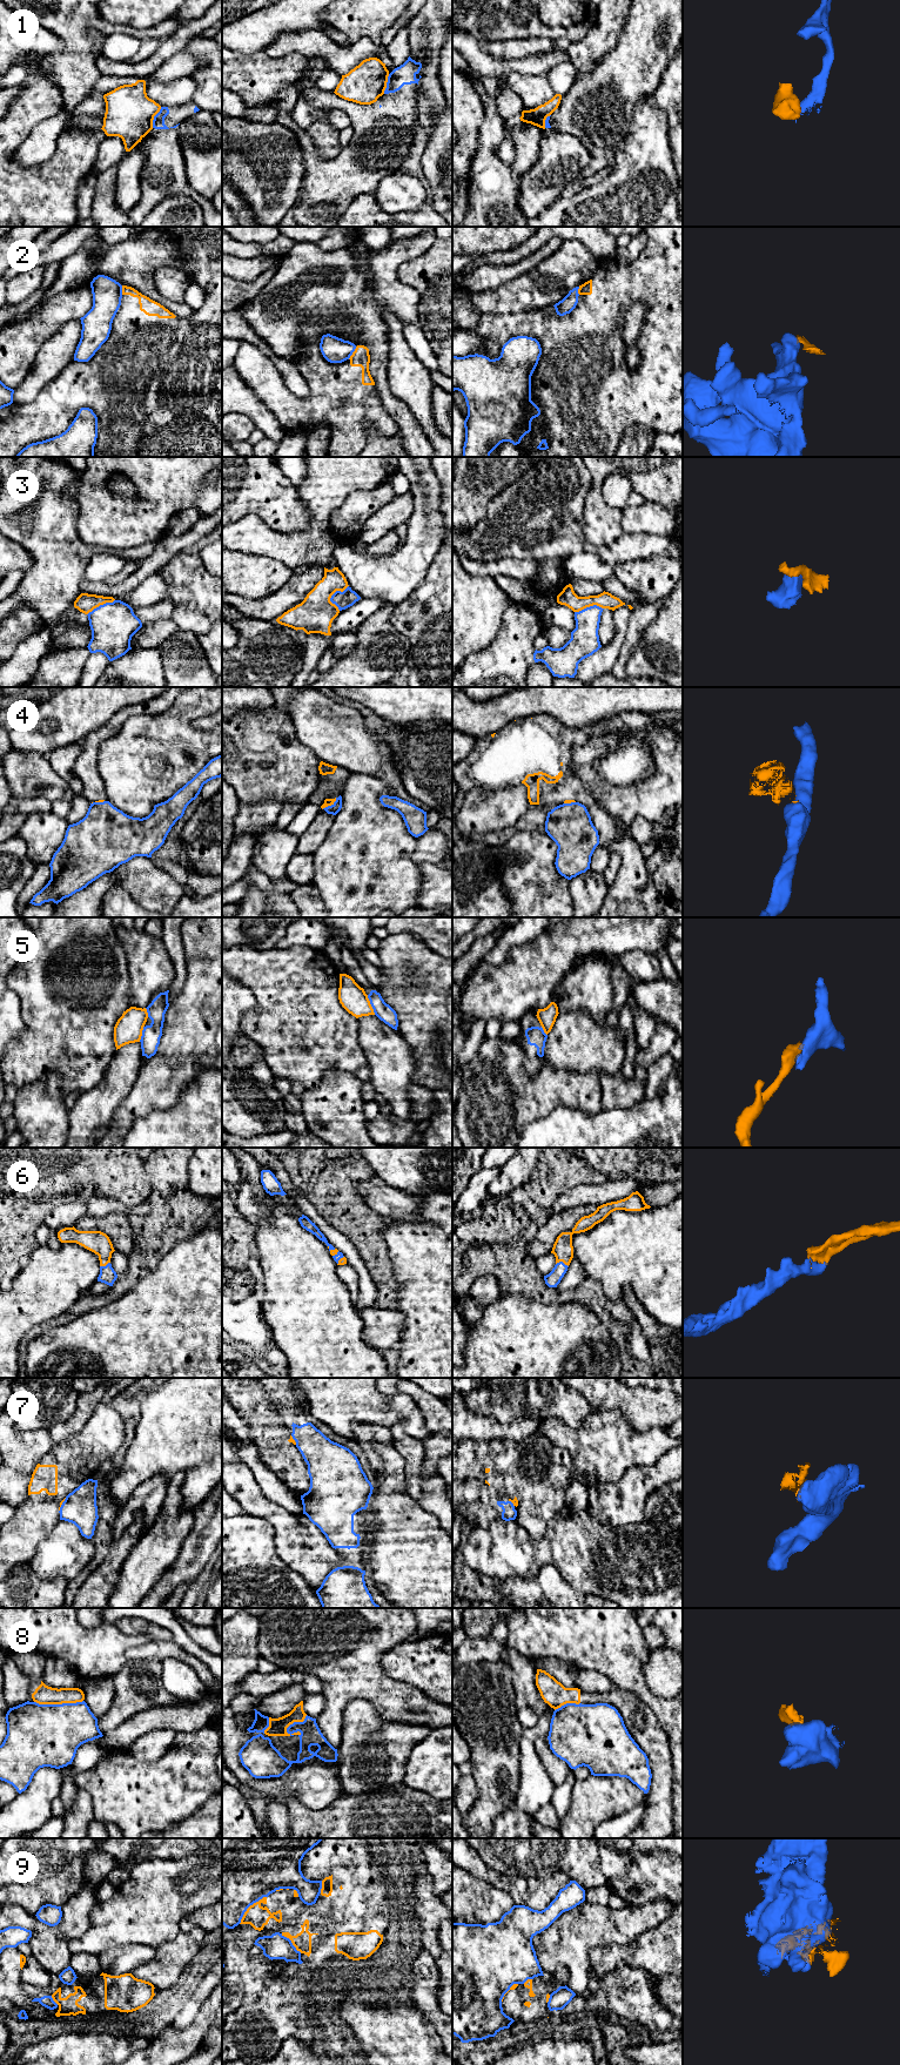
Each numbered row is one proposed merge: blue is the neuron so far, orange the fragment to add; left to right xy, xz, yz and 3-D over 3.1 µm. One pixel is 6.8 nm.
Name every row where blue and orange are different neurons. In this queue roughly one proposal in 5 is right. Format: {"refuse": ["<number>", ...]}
{"refuse": ["1", "2", "3", "4", "5", "7", "8", "9"]}

